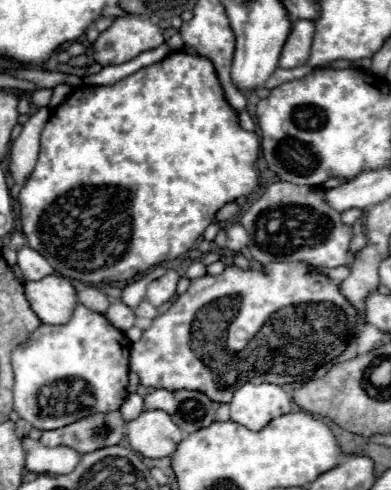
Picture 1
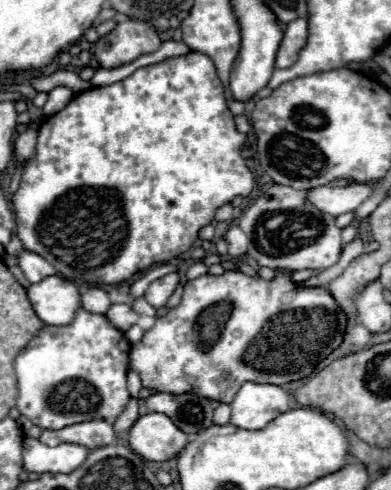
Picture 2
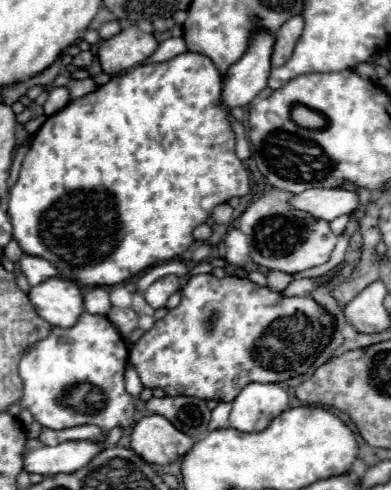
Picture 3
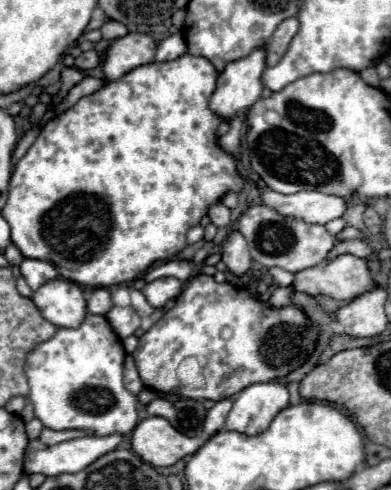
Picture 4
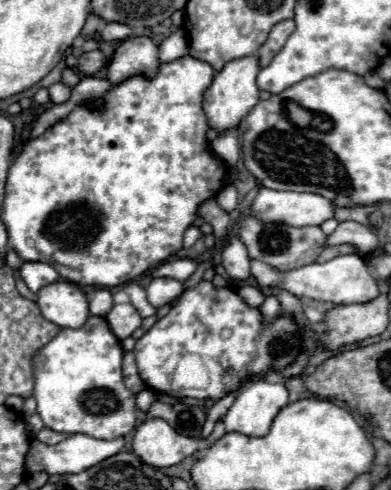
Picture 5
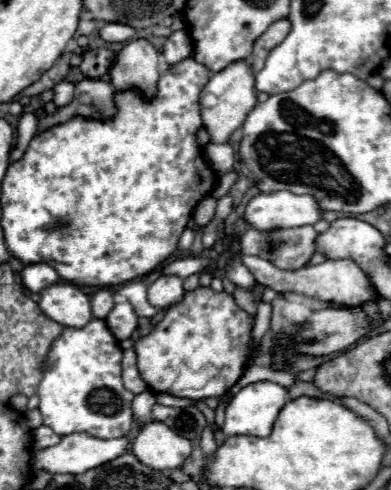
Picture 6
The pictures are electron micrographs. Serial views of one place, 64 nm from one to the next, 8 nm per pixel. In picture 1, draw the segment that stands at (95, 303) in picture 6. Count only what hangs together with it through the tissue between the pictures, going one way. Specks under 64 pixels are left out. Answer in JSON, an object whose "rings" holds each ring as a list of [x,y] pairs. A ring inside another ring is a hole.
{"rings":[[[86,286],[84,290],[78,292],[78,302],[82,302],[84,306],[92,308],[94,312],[104,314],[110,306],[110,298],[106,294],[102,294],[96,286]]]}

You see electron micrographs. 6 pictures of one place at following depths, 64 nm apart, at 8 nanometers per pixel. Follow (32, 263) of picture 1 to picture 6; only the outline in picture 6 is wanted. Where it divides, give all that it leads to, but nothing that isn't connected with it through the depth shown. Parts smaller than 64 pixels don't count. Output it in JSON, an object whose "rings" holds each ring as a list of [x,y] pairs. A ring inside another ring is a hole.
{"rings":[[[26,264],[22,270],[22,282],[30,292],[40,292],[46,286],[58,282],[58,274],[50,264]]]}

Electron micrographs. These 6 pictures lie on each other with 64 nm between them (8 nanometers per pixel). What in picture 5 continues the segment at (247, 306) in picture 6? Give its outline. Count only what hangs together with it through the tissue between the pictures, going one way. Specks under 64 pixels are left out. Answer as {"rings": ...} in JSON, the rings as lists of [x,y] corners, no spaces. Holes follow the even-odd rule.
{"rings":[[[244,285],[238,288],[238,294],[240,294],[240,296],[242,296],[242,299],[252,307],[259,307],[263,303],[263,300],[265,299],[264,295],[262,296],[255,295],[254,287],[250,285]]]}

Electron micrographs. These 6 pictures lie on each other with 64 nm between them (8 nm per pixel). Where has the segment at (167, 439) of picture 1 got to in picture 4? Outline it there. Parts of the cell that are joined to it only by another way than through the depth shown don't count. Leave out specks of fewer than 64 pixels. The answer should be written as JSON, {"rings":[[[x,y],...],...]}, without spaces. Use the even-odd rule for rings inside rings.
{"rings":[[[150,416],[132,432],[132,450],[152,466],[172,466],[180,458],[194,454],[206,440],[180,434],[168,420]]]}

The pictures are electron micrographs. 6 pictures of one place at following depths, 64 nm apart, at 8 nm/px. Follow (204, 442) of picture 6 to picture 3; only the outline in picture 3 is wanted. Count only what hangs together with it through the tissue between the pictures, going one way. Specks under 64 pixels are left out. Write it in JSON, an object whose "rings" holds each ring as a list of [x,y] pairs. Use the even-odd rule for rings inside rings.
{"rings":[[[220,402],[214,410],[212,410],[212,420],[210,420],[210,430],[216,430],[216,428],[224,428],[228,426],[228,416],[230,416],[230,404],[228,402]]]}

